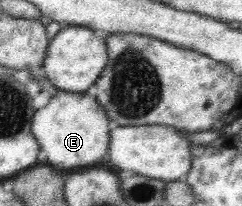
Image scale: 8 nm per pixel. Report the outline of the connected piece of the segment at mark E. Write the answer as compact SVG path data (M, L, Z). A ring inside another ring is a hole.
M59 91L44 107L35 110L33 118L31 133L42 152L46 152L46 164L50 167L61 173L80 171L96 167L106 158L112 122L96 98L86 93Z

